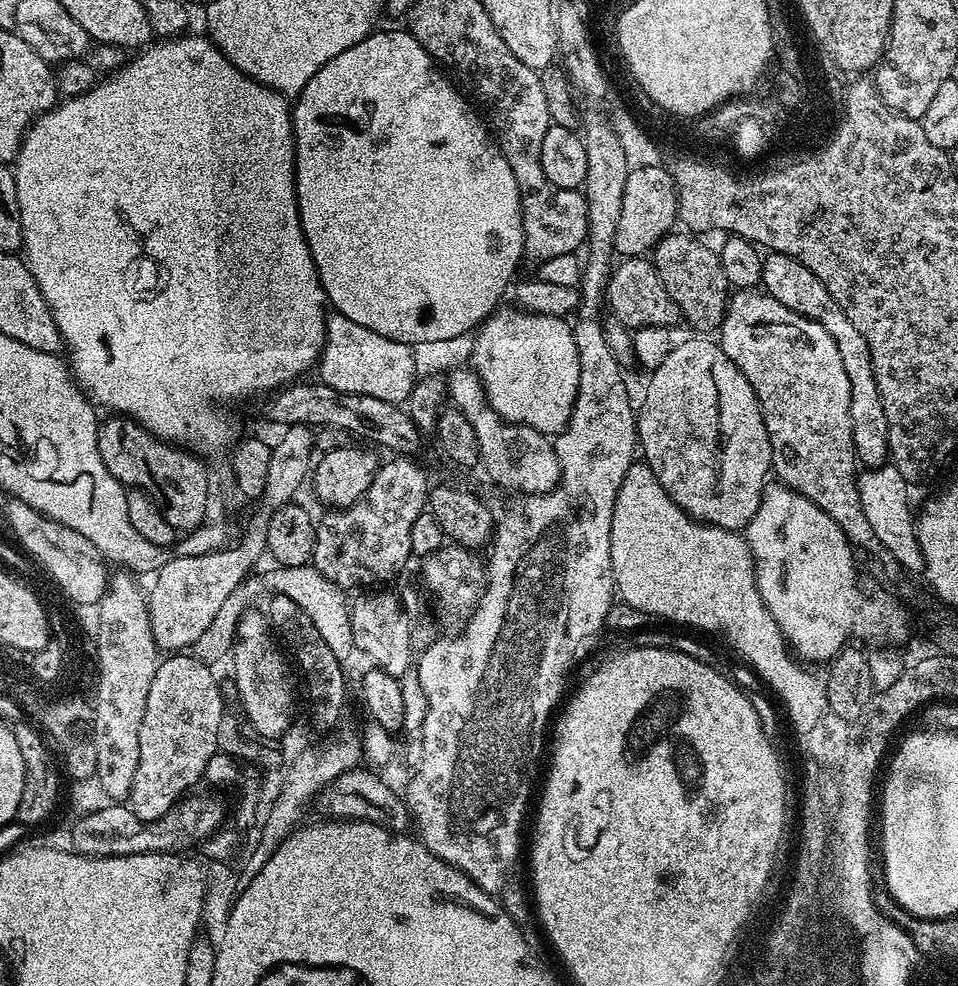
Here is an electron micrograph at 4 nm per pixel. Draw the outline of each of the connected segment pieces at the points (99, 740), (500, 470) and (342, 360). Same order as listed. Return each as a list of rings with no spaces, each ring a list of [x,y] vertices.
[[[128,570],[113,571],[110,576],[108,591],[100,599],[98,611],[98,635],[100,638],[101,660],[101,707],[97,715],[94,739],[99,749],[100,777],[97,781],[104,781],[108,788],[108,800],[112,802],[127,801],[130,786],[134,786],[134,770],[138,770],[138,726],[142,722],[142,714],[146,714],[146,697],[150,695],[150,682],[154,682],[156,665],[158,663],[158,649],[154,634],[151,632],[151,614],[146,592],[140,589],[135,575]]]
[[[471,366],[451,369],[446,379],[451,403],[473,424],[478,438],[479,463],[488,471],[489,478],[494,483],[524,496],[537,496],[554,490],[560,483],[560,463],[555,443],[528,426],[504,423],[488,404],[482,382]]]
[[[333,311],[326,320],[324,349],[318,361],[319,372],[319,379],[339,392],[366,394],[399,406],[407,401],[418,379],[413,345],[382,338],[382,334],[374,334],[374,330],[366,330],[366,326],[350,322],[350,318],[337,311]]]

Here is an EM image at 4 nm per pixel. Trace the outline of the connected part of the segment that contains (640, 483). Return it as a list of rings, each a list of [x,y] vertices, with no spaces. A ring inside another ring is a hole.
[[[634,462],[614,502],[610,554],[612,575],[619,576],[620,587],[632,604],[672,617],[673,625],[689,624],[724,636],[780,695],[794,731],[811,734],[818,727],[828,707],[825,685],[794,659],[778,622],[766,610],[758,594],[748,541],[740,532],[693,520],[666,494],[648,464]]]

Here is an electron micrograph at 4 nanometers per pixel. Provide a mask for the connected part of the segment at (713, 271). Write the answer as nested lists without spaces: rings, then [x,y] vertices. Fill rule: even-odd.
[[[673,230],[657,242],[650,259],[656,265],[666,294],[678,306],[683,323],[697,328],[697,333],[708,334],[719,329],[730,299],[730,285],[722,274],[722,262],[715,247],[699,244],[687,231]]]

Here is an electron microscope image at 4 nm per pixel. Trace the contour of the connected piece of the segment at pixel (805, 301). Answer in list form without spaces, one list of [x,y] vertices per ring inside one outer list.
[[[769,251],[764,256],[762,278],[763,291],[782,302],[790,310],[818,322],[834,343],[838,345],[838,354],[842,354],[842,366],[846,370],[846,378],[850,378],[850,418],[854,434],[854,450],[856,459],[865,469],[878,468],[889,459],[888,435],[886,434],[886,418],[882,410],[882,398],[878,394],[878,386],[874,382],[874,366],[870,362],[870,346],[866,346],[866,338],[858,334],[858,329],[850,323],[850,318],[842,314],[838,302],[830,298],[830,290],[802,266],[794,258],[781,252]]]

